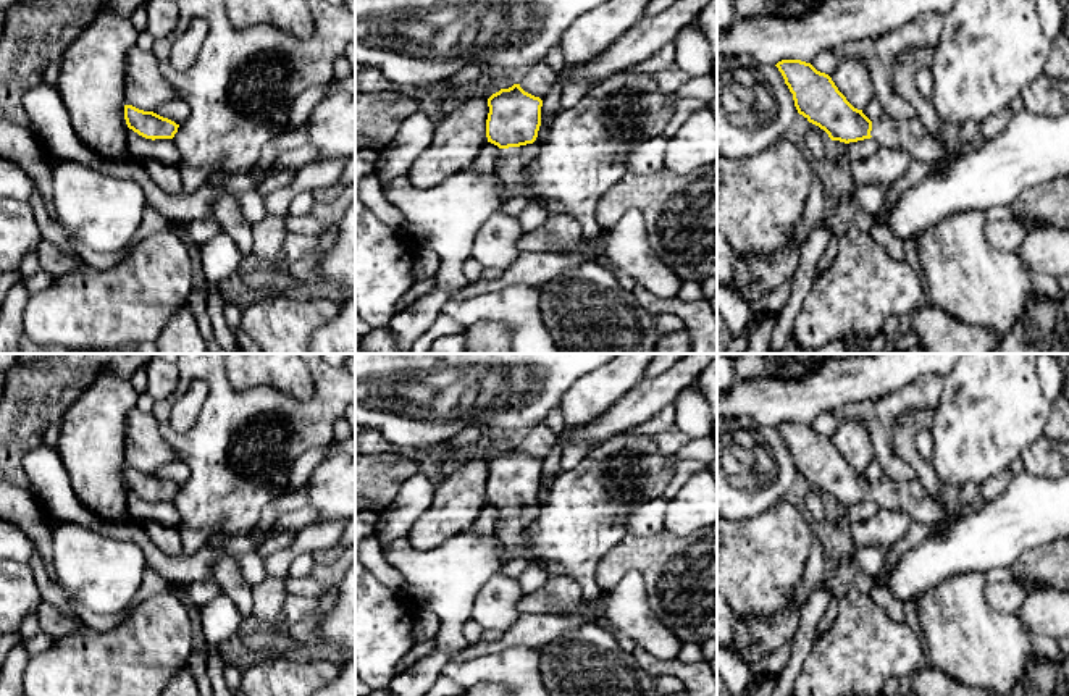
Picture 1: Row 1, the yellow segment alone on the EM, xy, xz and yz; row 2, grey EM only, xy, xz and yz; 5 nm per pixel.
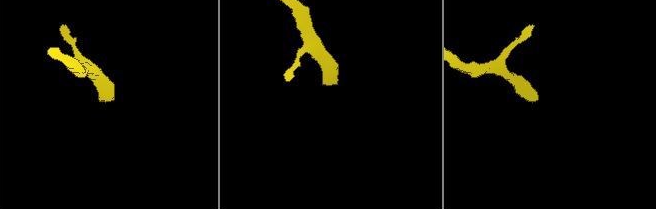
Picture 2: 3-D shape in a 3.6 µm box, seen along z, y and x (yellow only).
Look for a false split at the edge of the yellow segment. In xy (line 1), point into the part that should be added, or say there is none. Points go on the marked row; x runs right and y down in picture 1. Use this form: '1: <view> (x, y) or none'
1: none

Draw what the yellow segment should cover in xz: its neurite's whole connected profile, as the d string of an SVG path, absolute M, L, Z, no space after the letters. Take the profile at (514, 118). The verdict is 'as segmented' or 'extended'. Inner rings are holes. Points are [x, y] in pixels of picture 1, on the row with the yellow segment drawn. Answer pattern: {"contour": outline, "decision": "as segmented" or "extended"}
{"contour": "M520 84L501 89L488 99L486 137L501 149L496 174L505 186L509 197L523 197L541 205L547 215L564 213L557 202L536 197L526 186L525 170L533 161L533 153L518 147L533 144L541 126L543 100L525 92Z", "decision": "extended"}

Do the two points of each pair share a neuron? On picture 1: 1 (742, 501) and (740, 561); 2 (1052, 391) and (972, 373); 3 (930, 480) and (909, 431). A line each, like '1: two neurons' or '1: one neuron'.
1: two neurons
2: two neurons
3: one neuron

